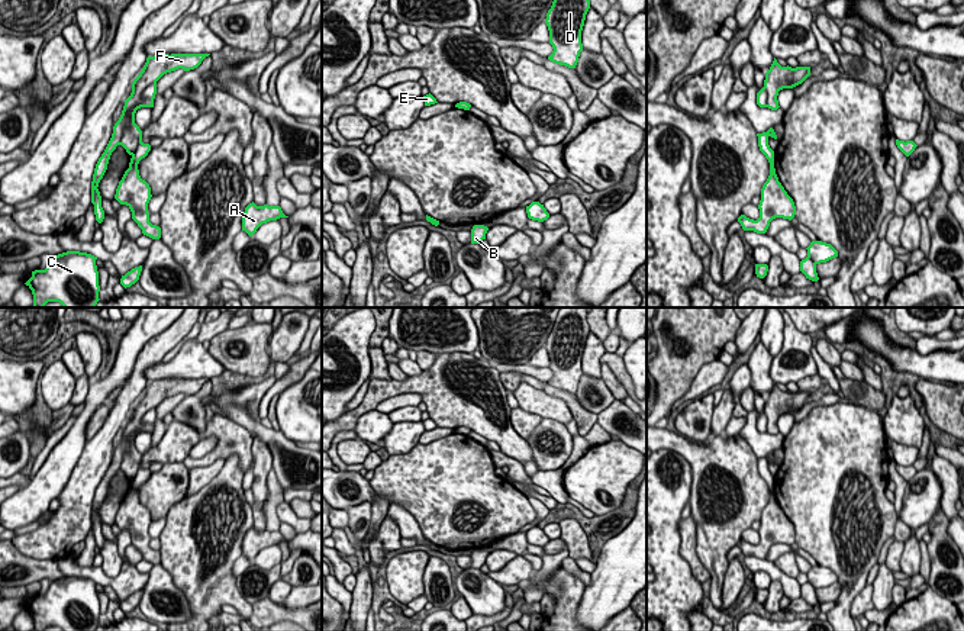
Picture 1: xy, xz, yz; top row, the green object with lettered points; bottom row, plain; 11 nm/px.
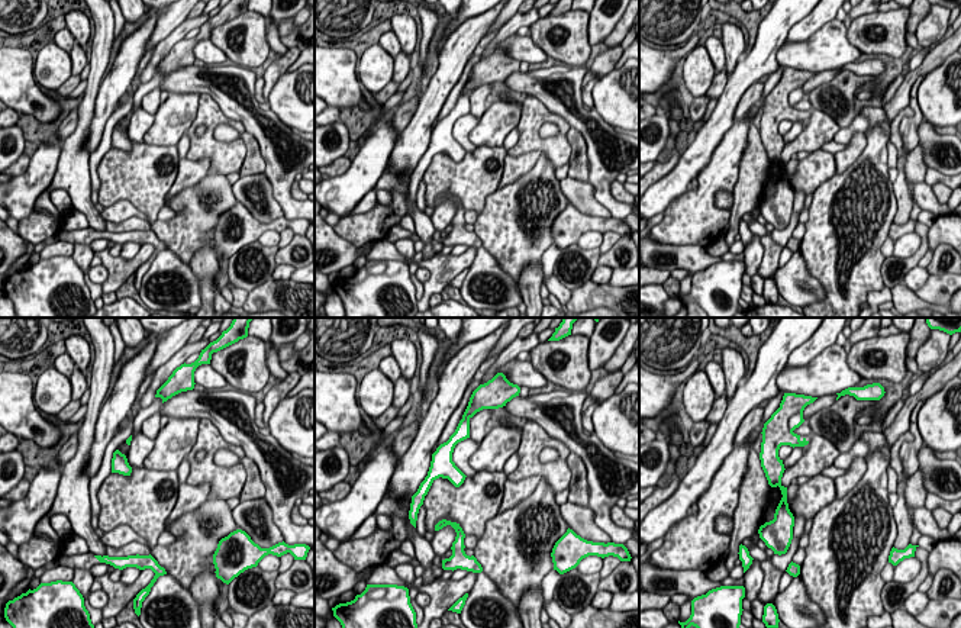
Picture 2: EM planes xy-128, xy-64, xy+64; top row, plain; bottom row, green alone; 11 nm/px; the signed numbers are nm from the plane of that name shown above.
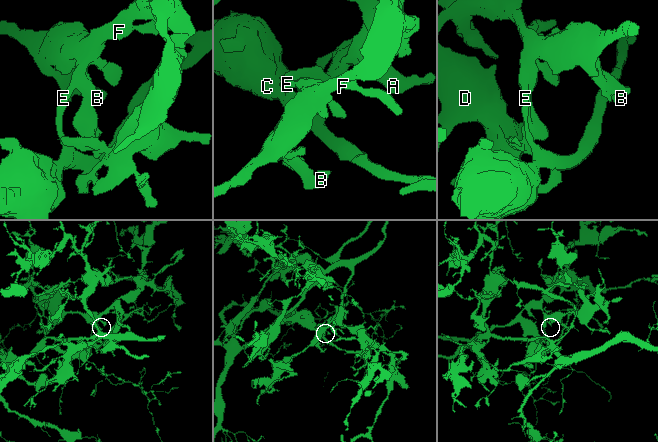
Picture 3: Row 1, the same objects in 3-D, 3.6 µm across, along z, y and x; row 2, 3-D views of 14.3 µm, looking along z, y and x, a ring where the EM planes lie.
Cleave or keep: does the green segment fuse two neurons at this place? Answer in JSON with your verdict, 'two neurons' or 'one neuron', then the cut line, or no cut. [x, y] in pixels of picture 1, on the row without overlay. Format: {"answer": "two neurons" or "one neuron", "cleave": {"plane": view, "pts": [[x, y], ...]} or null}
{"answer": "two neurons", "cleave": {"plane": "xy", "pts": [[141, 463], [135, 476], [139, 482], [138, 486]]}}

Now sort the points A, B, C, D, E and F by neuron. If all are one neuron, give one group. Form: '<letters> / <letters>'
A B D F / C E

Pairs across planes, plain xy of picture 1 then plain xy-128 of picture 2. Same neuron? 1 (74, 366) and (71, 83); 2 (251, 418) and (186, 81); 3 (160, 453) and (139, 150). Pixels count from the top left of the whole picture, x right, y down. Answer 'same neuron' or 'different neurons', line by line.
1: different neurons
2: same neuron
3: different neurons

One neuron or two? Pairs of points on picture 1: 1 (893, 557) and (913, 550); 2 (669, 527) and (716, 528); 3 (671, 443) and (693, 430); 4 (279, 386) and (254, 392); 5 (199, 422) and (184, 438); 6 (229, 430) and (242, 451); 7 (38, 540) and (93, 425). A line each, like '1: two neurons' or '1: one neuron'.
1: two neurons
2: two neurons
3: two neurons
4: two neurons
5: two neurons
6: one neuron
7: two neurons

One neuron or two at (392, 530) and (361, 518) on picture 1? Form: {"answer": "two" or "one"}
{"answer": "two"}

